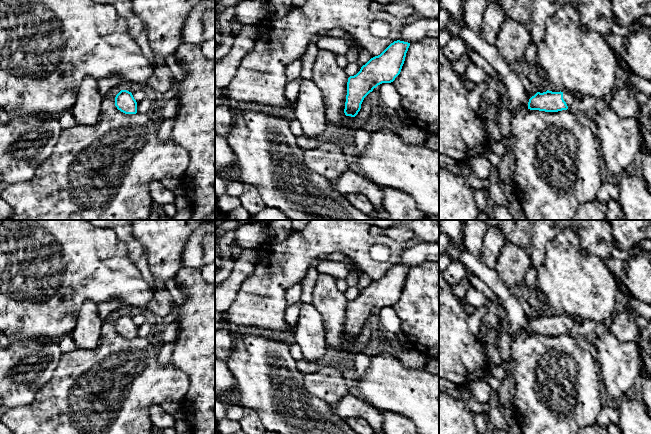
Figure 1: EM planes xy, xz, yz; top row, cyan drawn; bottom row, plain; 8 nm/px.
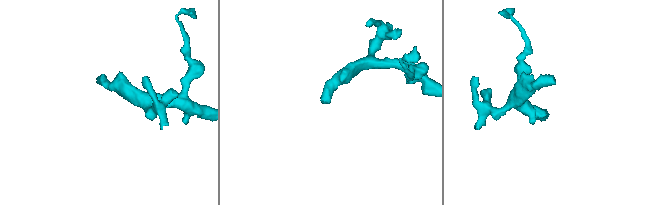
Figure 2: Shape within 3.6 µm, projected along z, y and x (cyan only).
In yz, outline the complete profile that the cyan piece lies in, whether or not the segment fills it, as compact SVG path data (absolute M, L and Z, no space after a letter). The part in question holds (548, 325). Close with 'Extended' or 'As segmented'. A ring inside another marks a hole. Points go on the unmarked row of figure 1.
M537 316L529 323L528 333L545 336L558 336L567 333L574 333L575 328L581 323L578 318L566 316Z. Extended

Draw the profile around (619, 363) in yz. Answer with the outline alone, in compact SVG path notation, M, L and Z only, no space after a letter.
M610 331L597 336L593 345L598 353L604 401L615 406L640 378L638 347L635 342L619 340Z

